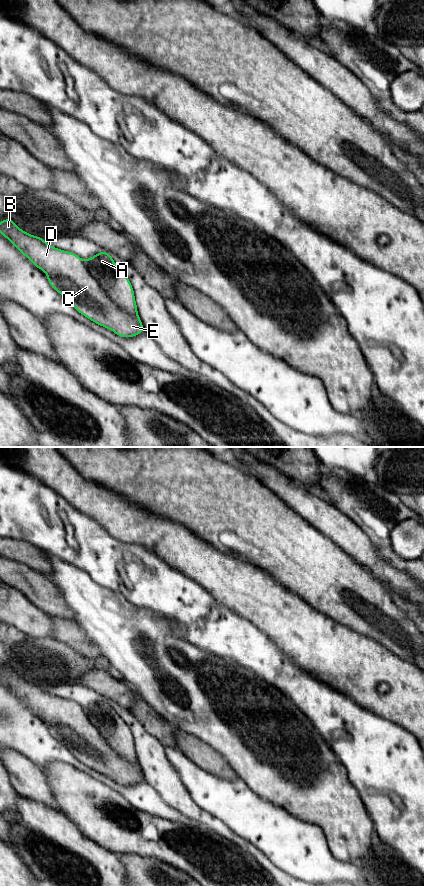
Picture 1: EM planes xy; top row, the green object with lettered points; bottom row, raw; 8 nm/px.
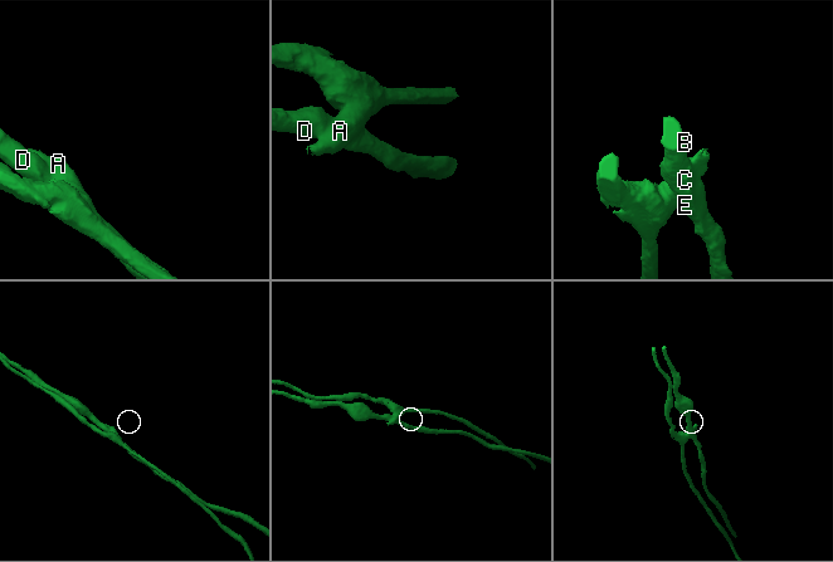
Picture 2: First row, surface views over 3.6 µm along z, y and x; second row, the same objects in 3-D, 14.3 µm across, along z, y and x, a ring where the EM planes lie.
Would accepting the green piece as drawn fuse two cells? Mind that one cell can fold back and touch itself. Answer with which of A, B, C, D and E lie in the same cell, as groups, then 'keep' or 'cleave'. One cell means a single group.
A / B C D E; cleave

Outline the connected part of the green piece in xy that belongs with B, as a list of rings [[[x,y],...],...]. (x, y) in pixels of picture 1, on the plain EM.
[[[8,665],[0,669],[0,682],[26,704],[38,718],[45,719],[50,734],[66,746],[77,760],[92,770],[112,778],[120,785],[131,786],[145,781],[140,765],[136,762],[126,761],[114,751],[76,701],[52,695],[45,690],[44,686],[28,682],[20,677]]]

